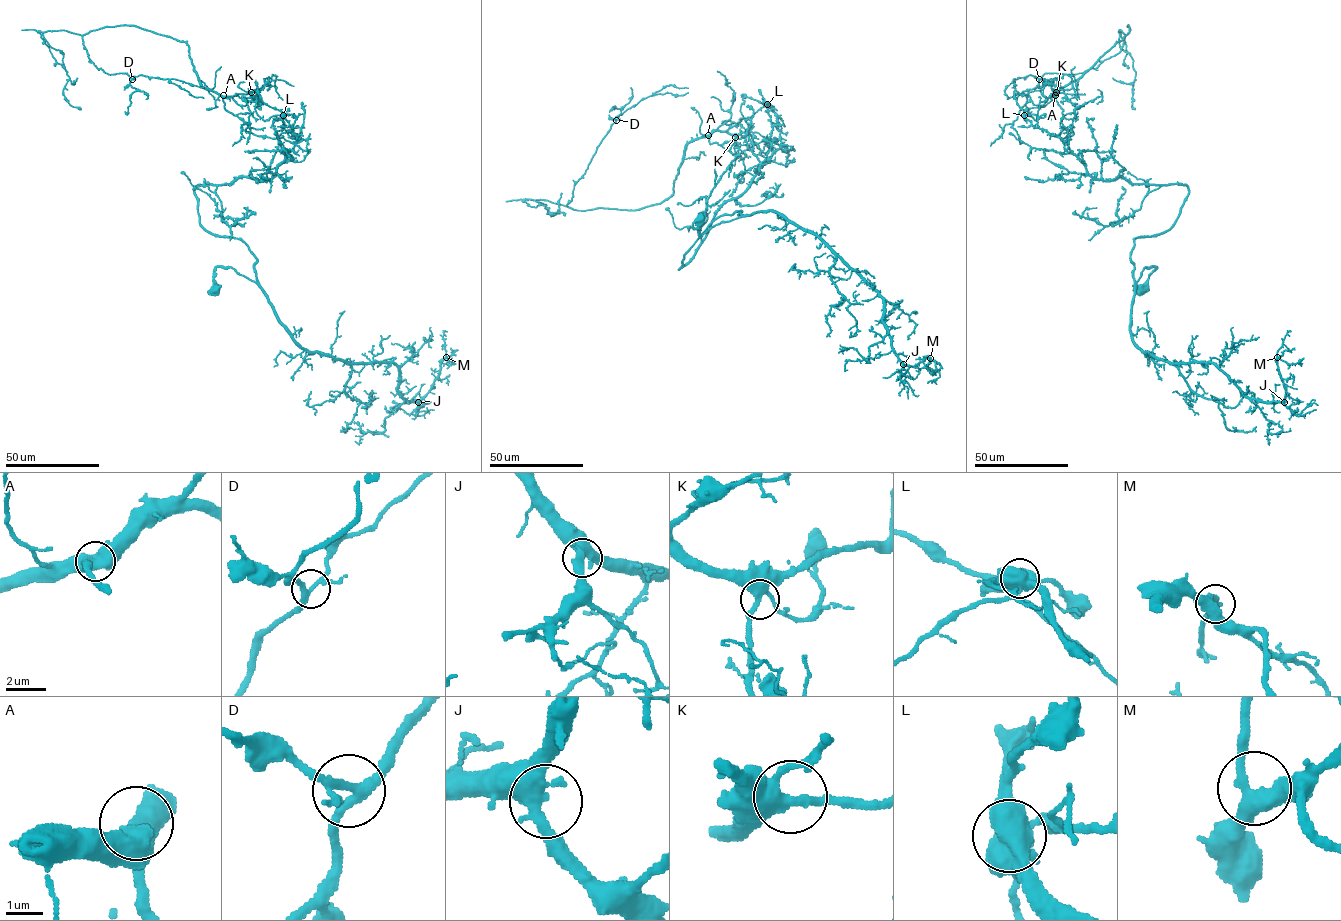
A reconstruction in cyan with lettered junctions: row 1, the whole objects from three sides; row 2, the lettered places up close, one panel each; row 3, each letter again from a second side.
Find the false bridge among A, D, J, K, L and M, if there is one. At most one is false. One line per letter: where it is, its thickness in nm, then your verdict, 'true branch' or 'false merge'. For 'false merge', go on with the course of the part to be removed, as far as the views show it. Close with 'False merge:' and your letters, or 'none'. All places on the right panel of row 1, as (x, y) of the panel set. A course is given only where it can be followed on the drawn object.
A: at (1055, 95); 480 nm thick; true branch
D: at (1039, 79); 260 nm thick; true branch
J: at (1284, 402); 380 nm thick; true branch
K: at (1056, 92); 380 nm thick; true branch
L: at (1024, 115); 650 nm thick; false merge; foreign part runs (1024, 115), (1036, 120), (1039, 103), (1078, 80), (1129, 26), (1120, 51), (1095, 68), (1015, 79), (1008, 98)
M: at (1277, 357); 440 nm thick; true branch
False merge: L

